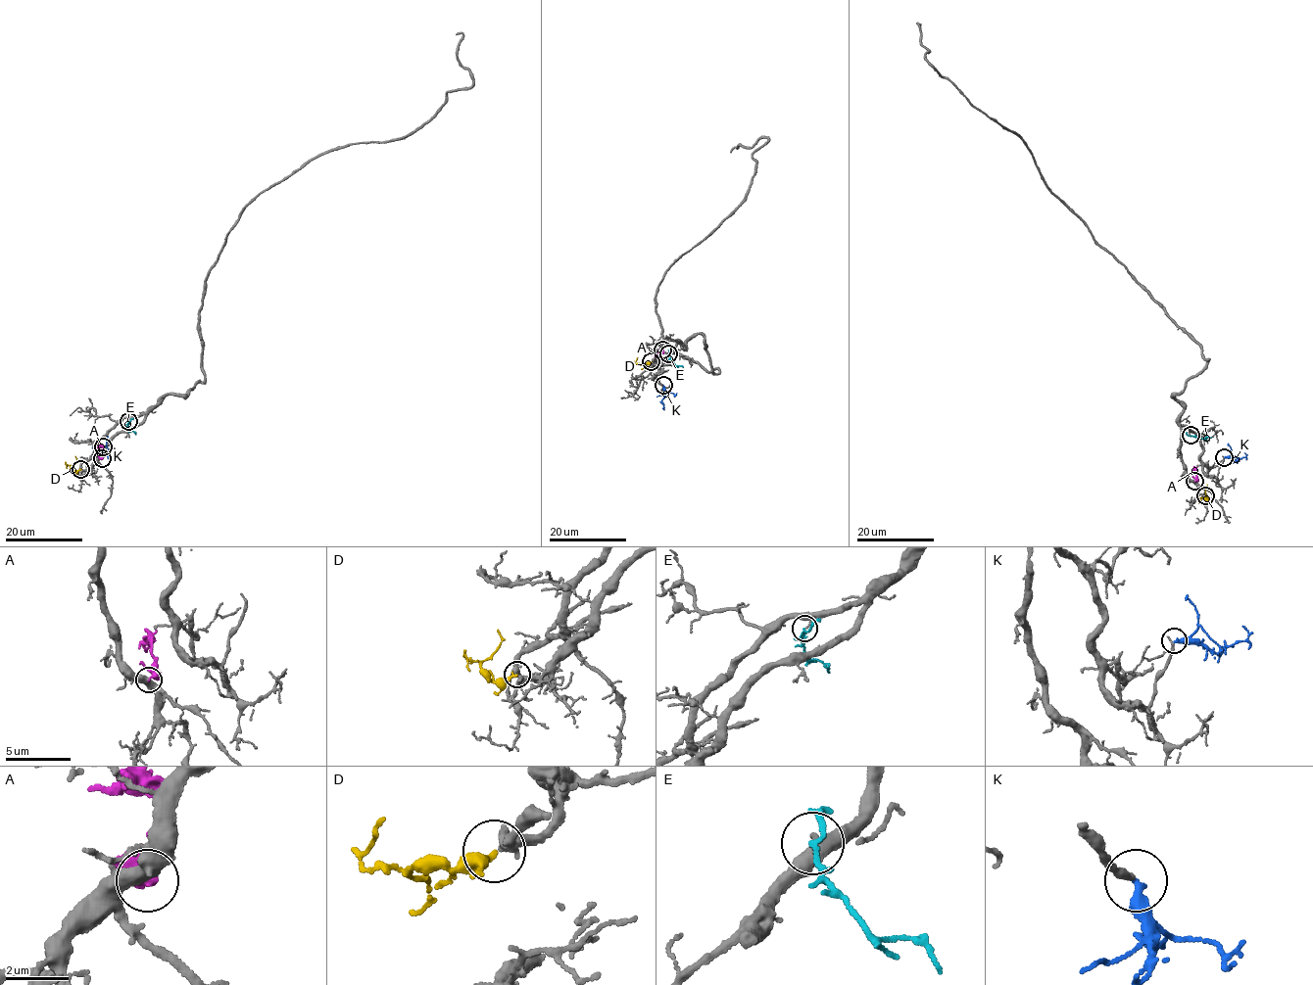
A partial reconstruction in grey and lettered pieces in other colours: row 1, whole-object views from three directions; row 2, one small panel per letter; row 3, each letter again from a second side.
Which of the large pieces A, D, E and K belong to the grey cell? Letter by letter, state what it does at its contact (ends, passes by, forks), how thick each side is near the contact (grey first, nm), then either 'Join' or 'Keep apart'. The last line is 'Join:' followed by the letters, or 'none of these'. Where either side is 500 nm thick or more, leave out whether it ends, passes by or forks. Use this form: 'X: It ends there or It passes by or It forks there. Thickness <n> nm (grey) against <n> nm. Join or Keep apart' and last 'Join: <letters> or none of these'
A: It ends there. Thickness 460 nm (grey) against 280 nm. Keep apart
D: It ends there. Thickness 320 nm (grey) against 240 nm. Join
E: It passes by. Thickness 110 nm (grey) against 140 nm. Keep apart
K: It ends there. Thickness 240 nm (grey) against 360 nm. Join
Join: D, K

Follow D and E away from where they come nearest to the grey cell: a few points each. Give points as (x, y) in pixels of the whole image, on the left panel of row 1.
D: (80, 469), (73, 471), (70, 467), (74, 455)
E: (128, 421), (128, 429), (135, 434)

